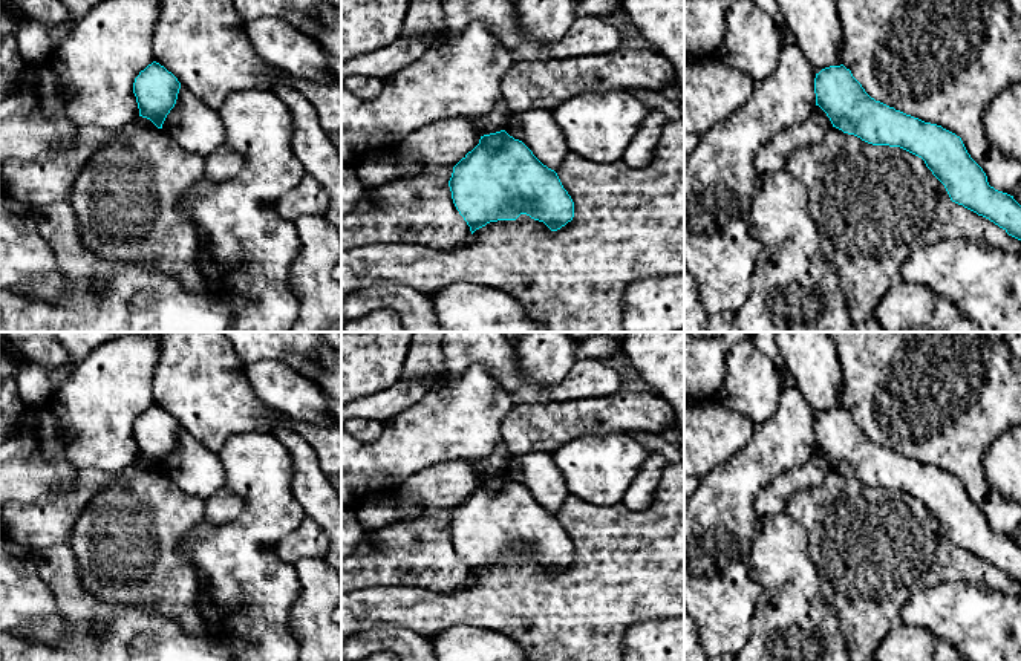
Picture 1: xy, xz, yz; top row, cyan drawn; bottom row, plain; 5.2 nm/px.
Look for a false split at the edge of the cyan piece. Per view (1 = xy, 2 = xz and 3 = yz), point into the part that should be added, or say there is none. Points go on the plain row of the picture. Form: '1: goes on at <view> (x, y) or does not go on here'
1: goes on at xy (95, 410)
2: goes on at xz (444, 487)
3: goes on at yz (812, 358)

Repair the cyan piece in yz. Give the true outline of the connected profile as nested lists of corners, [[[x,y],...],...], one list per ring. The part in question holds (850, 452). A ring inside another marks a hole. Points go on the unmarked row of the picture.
[[[776,332],[776,346],[796,381],[796,387],[810,404],[816,421],[814,436],[833,470],[854,477],[873,488],[900,490],[922,500],[932,517],[944,528],[952,545],[983,558],[1021,583],[1021,548],[1013,539],[989,528],[983,511],[970,500],[963,484],[941,468],[925,465],[871,441],[862,427],[843,409],[843,376],[833,338],[827,332]]]

